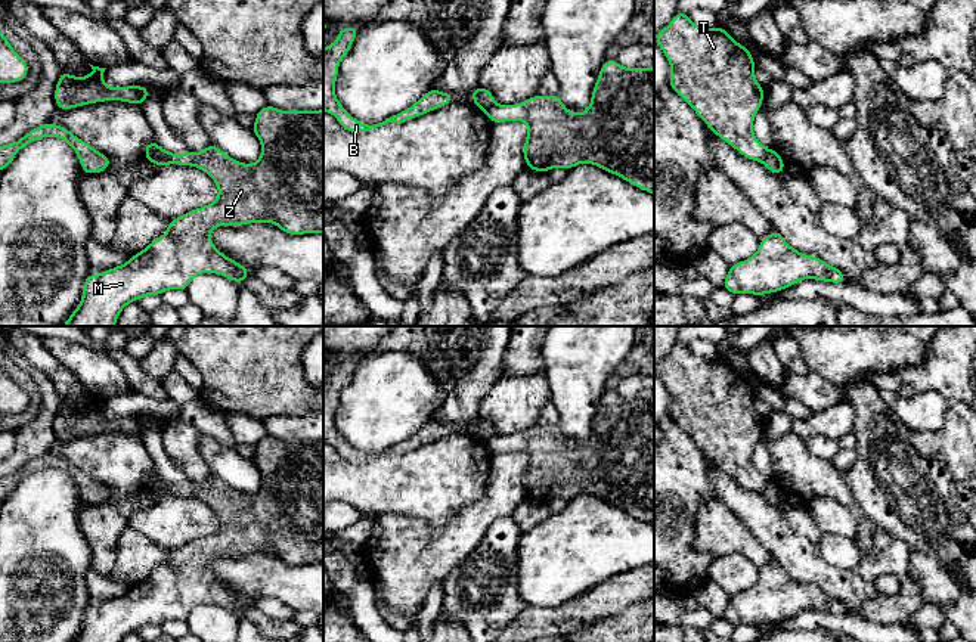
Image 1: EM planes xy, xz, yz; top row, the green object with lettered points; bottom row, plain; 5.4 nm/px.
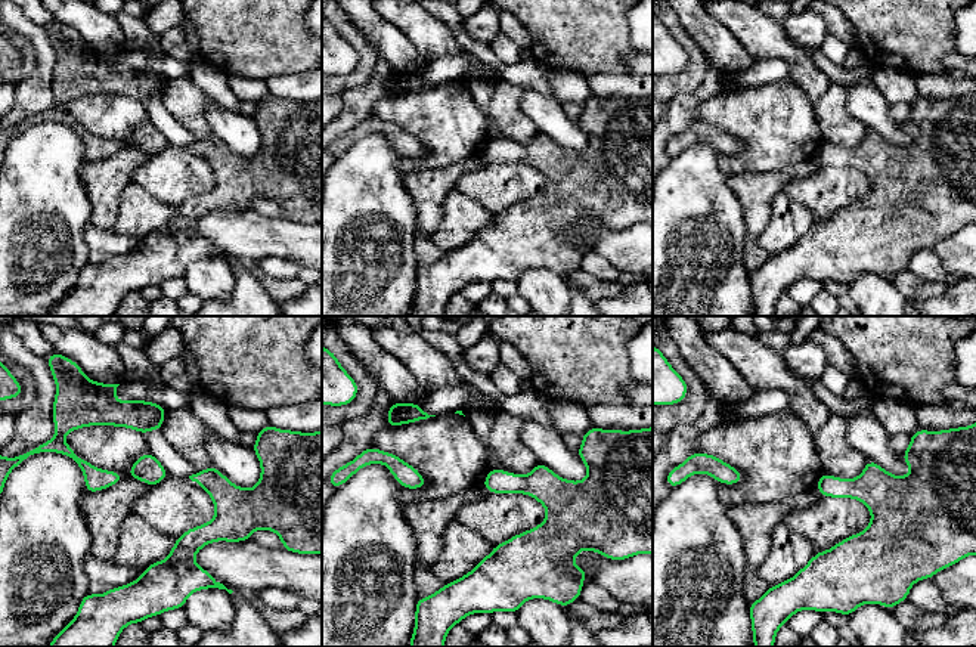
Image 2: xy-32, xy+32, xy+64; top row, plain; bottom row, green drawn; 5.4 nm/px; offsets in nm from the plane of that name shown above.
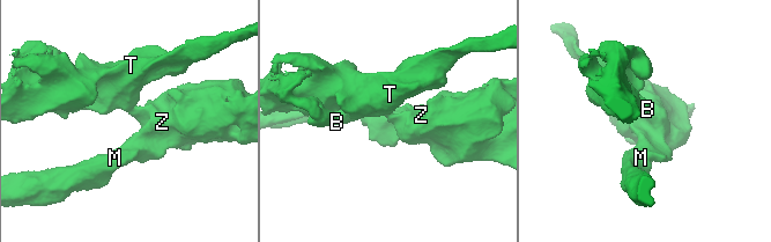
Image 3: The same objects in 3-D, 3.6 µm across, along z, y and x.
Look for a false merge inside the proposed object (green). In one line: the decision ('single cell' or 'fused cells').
fused cells

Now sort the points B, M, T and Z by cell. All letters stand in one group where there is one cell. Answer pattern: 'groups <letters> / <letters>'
groups B T / M Z

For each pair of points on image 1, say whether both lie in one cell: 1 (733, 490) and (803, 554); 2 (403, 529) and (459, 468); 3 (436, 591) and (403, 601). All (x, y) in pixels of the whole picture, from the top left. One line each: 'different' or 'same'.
1: same
2: different
3: different

